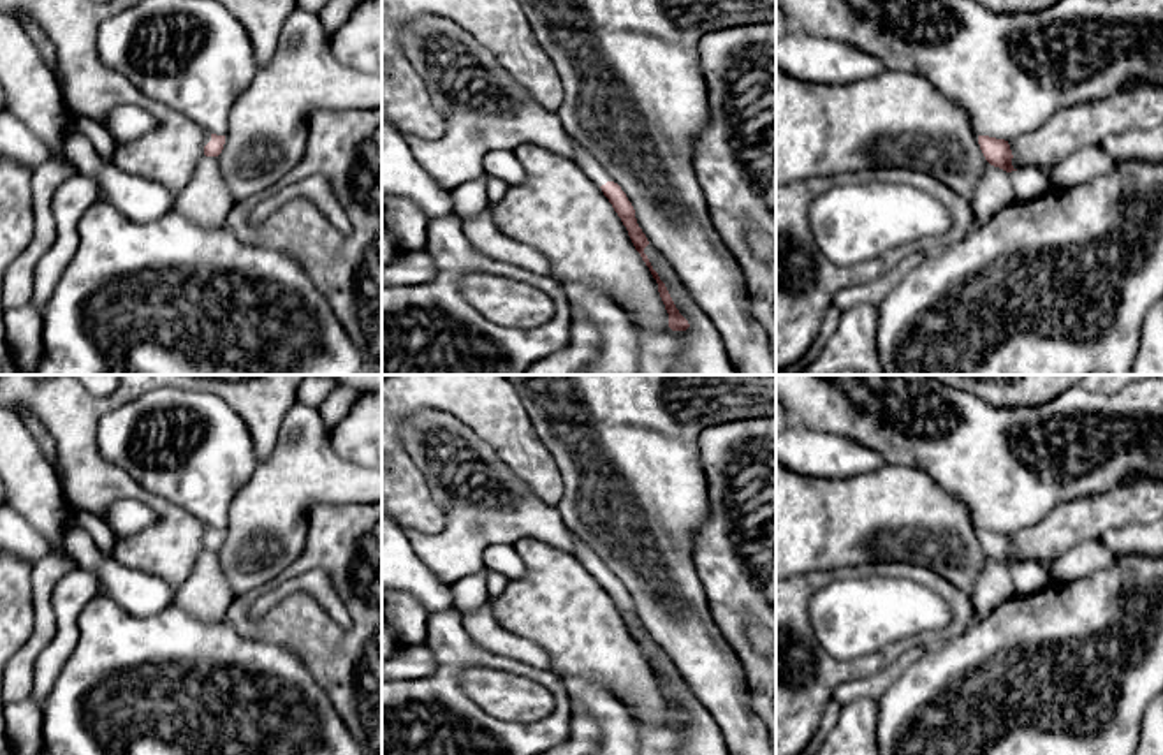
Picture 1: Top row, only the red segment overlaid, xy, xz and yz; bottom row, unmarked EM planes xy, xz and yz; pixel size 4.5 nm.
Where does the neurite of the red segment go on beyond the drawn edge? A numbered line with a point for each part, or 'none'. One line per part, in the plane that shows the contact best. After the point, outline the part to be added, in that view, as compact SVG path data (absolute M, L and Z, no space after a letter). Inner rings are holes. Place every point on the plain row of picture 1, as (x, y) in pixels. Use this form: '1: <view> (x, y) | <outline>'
1: xz (583, 551) | M574 535L575 544L575 558L598 579L605 579L607 575L614 575L609 567L595 554L591 546L588 546L582 539Z

